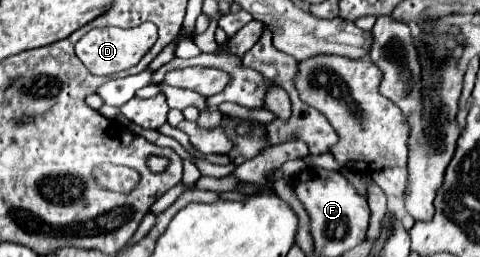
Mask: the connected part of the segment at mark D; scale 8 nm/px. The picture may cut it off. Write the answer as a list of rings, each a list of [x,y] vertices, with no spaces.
[[[144,22],[131,29],[97,28],[87,32],[77,44],[77,58],[93,72],[93,74],[113,74],[123,68],[131,68],[141,60],[141,54],[146,54],[158,38],[157,27],[152,22]]]

